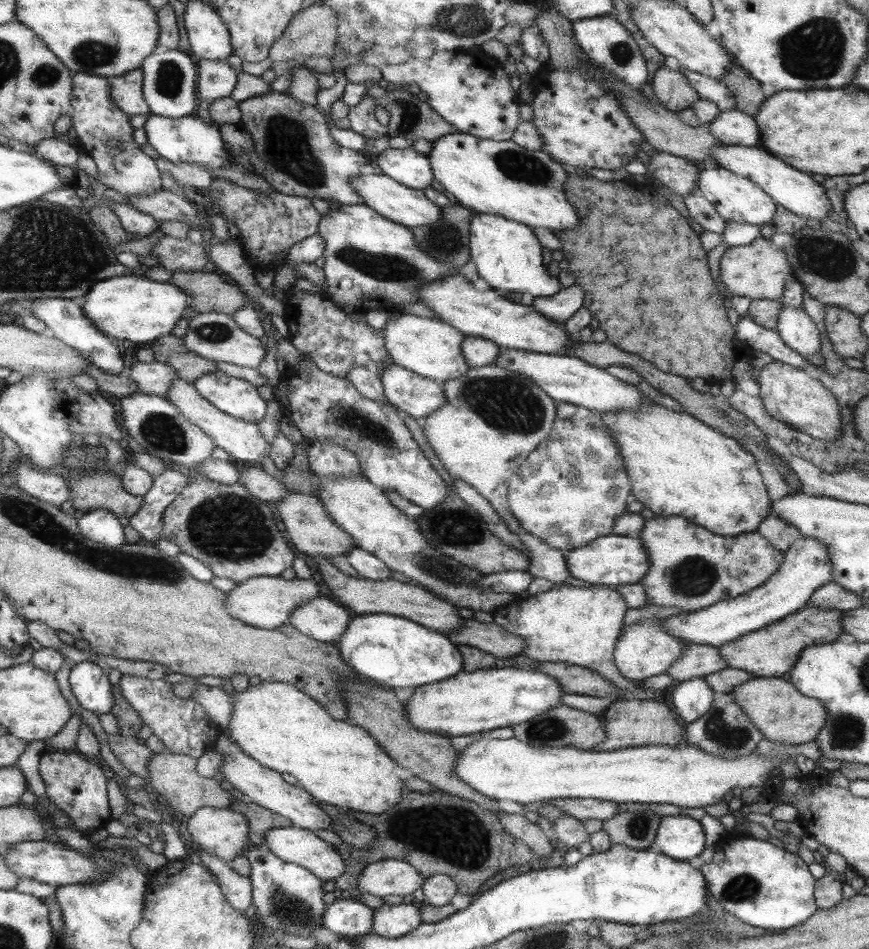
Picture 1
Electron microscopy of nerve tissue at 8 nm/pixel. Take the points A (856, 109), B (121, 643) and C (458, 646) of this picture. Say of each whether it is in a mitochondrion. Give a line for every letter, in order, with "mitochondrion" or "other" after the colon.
A: other
B: other
C: other

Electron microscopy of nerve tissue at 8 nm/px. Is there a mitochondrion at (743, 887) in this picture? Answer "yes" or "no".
yes

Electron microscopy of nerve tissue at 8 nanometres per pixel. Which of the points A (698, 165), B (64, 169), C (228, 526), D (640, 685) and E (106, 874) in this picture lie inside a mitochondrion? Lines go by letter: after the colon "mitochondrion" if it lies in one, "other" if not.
A: other
B: other
C: mitochondrion
D: other
E: other

